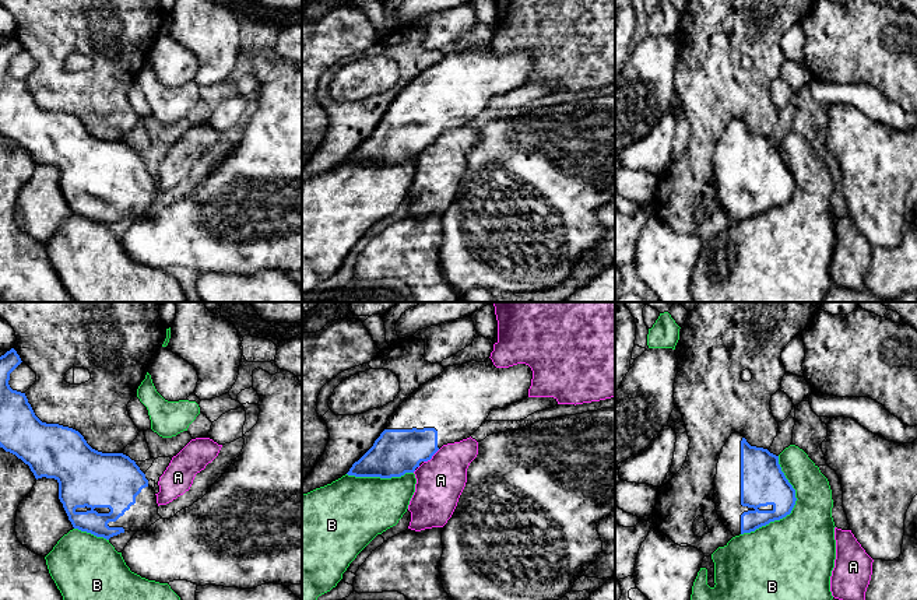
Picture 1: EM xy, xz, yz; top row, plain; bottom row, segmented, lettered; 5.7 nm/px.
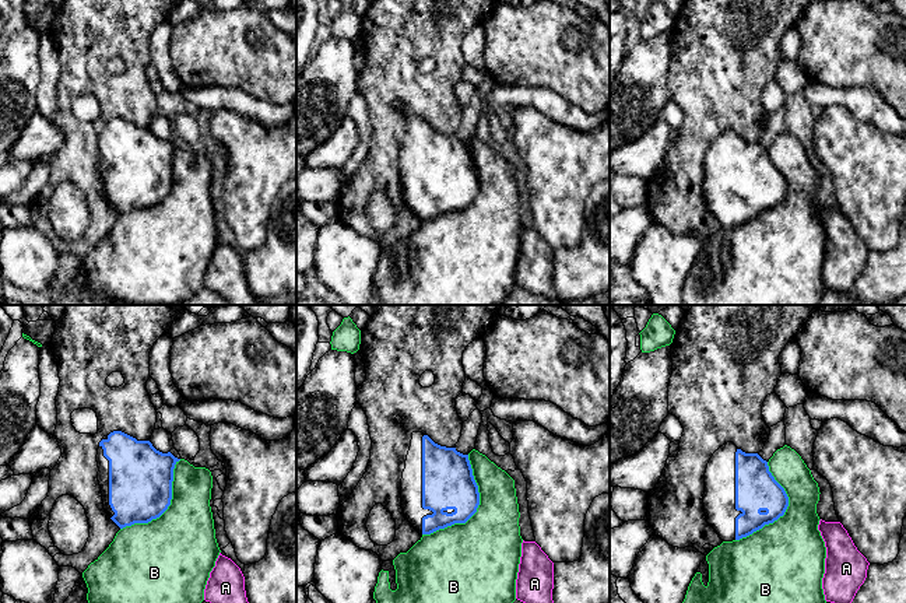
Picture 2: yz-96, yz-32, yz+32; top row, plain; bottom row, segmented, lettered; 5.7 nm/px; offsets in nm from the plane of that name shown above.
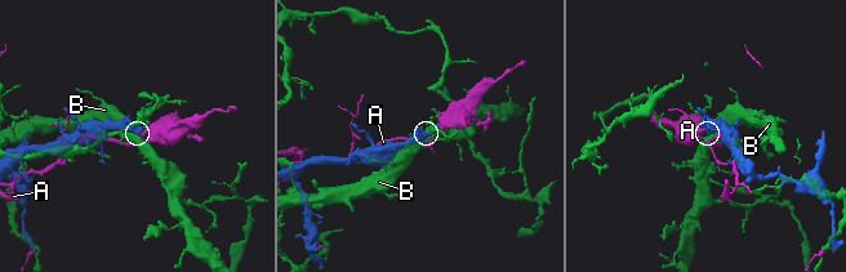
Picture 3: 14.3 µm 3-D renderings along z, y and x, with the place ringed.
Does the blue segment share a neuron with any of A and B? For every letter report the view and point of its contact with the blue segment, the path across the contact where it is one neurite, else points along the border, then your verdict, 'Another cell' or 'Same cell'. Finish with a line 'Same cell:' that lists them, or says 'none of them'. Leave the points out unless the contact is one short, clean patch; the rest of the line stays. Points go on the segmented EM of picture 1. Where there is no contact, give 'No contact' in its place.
A: Touches blue at xz (431, 458). Another cell
B: Touches blue at yz (791, 509). Another cell
Same cell: none of them

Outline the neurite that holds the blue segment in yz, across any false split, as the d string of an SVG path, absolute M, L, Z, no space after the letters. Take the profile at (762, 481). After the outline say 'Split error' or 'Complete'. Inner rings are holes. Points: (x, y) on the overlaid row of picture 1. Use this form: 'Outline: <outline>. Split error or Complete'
Outline: M738 432L731 434L723 446L713 483L719 519L734 537L786 517L797 501L795 490L781 471L779 456L751 446Z. Split error

